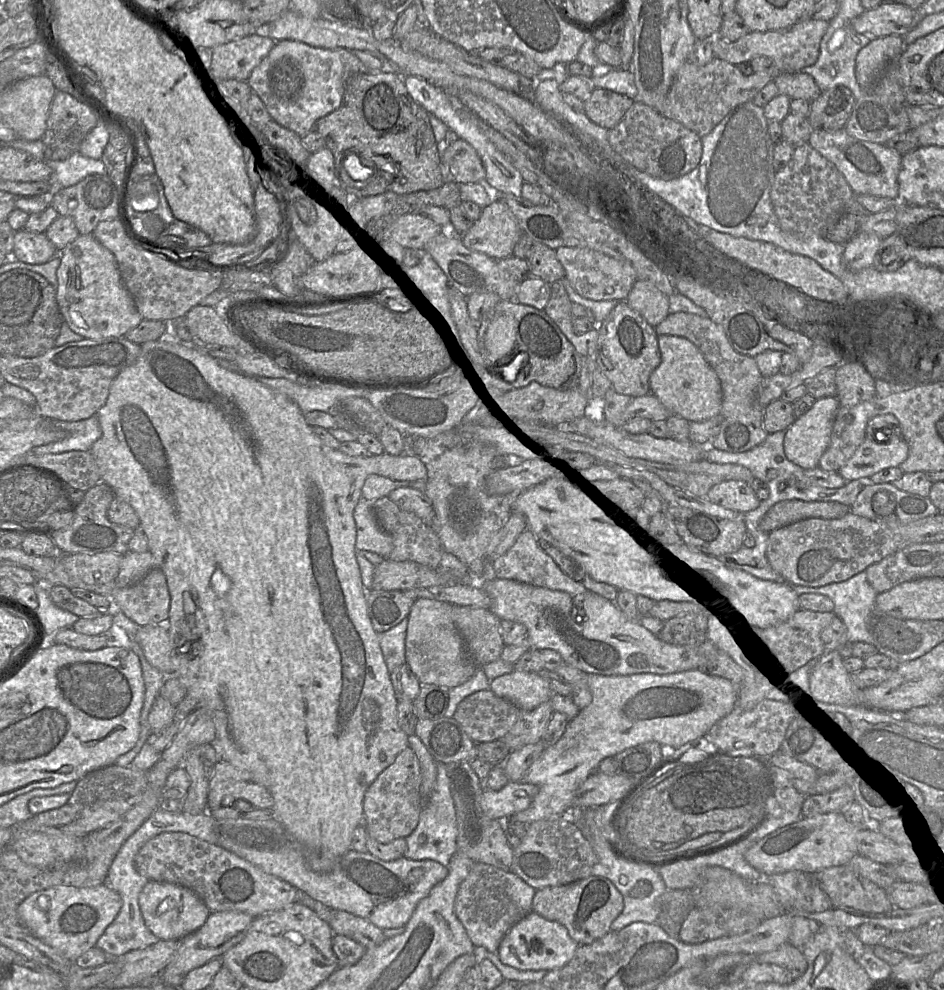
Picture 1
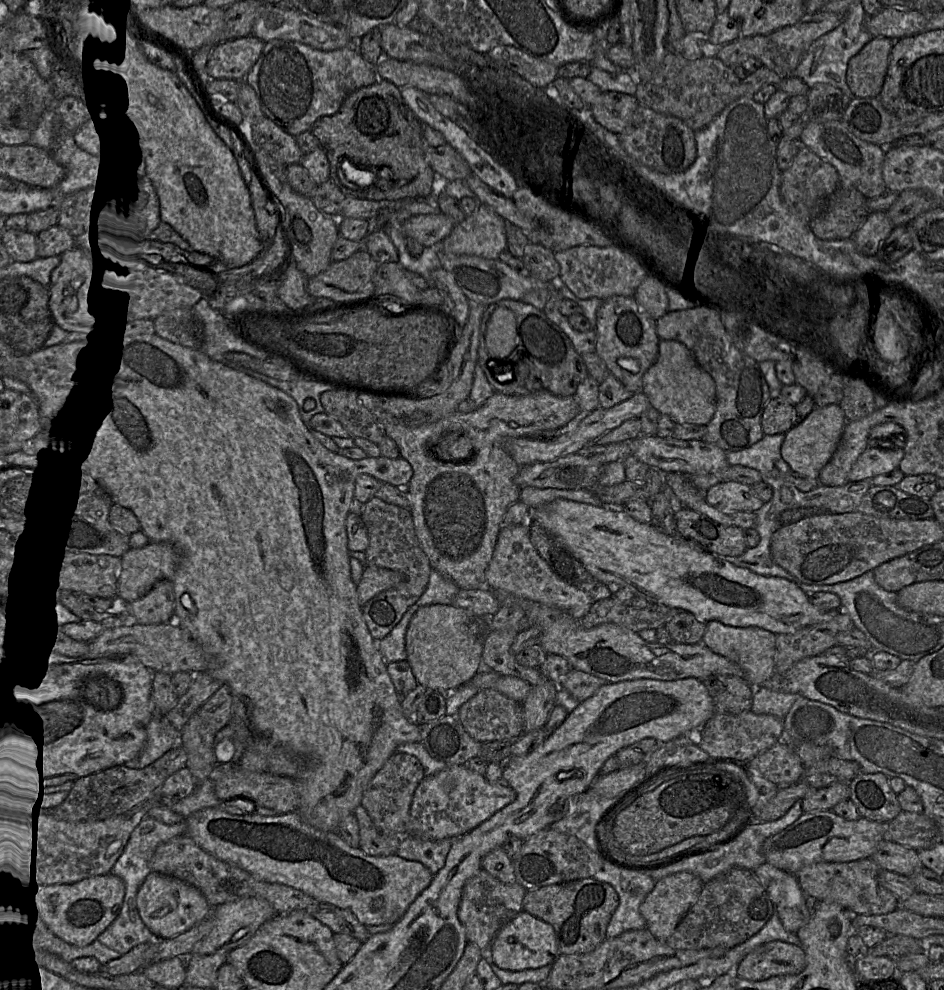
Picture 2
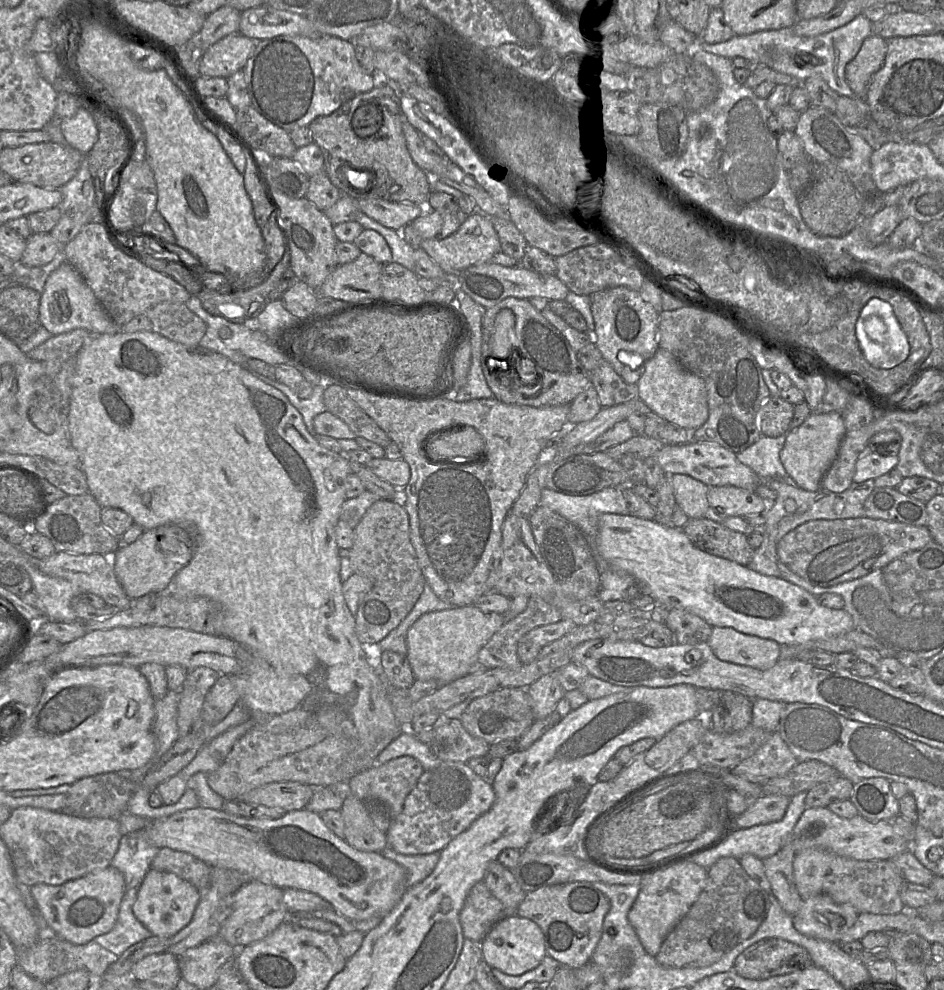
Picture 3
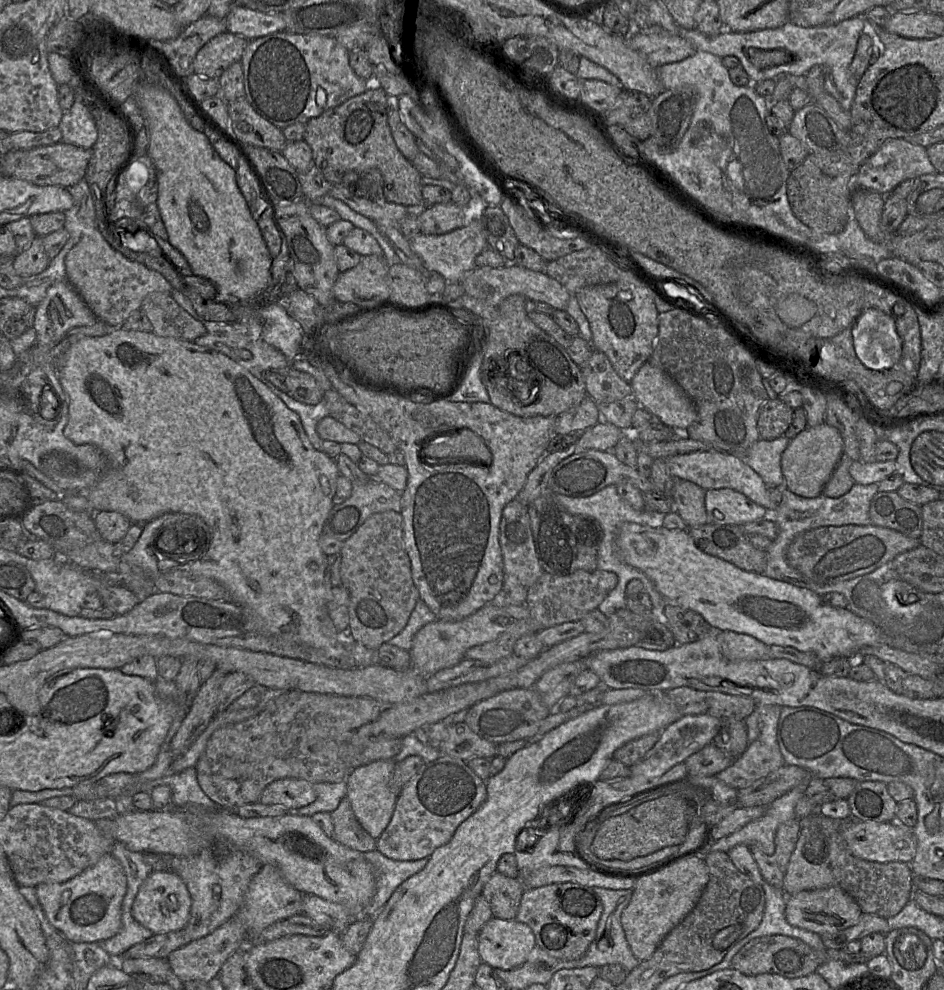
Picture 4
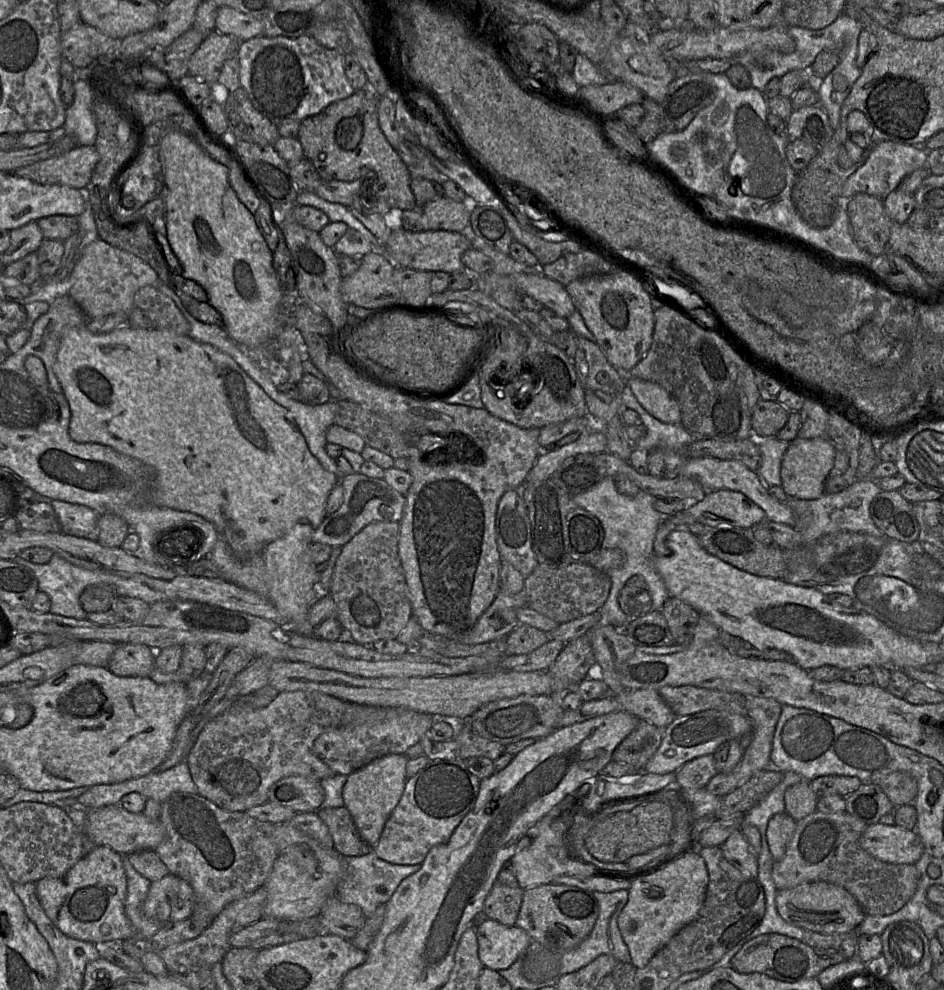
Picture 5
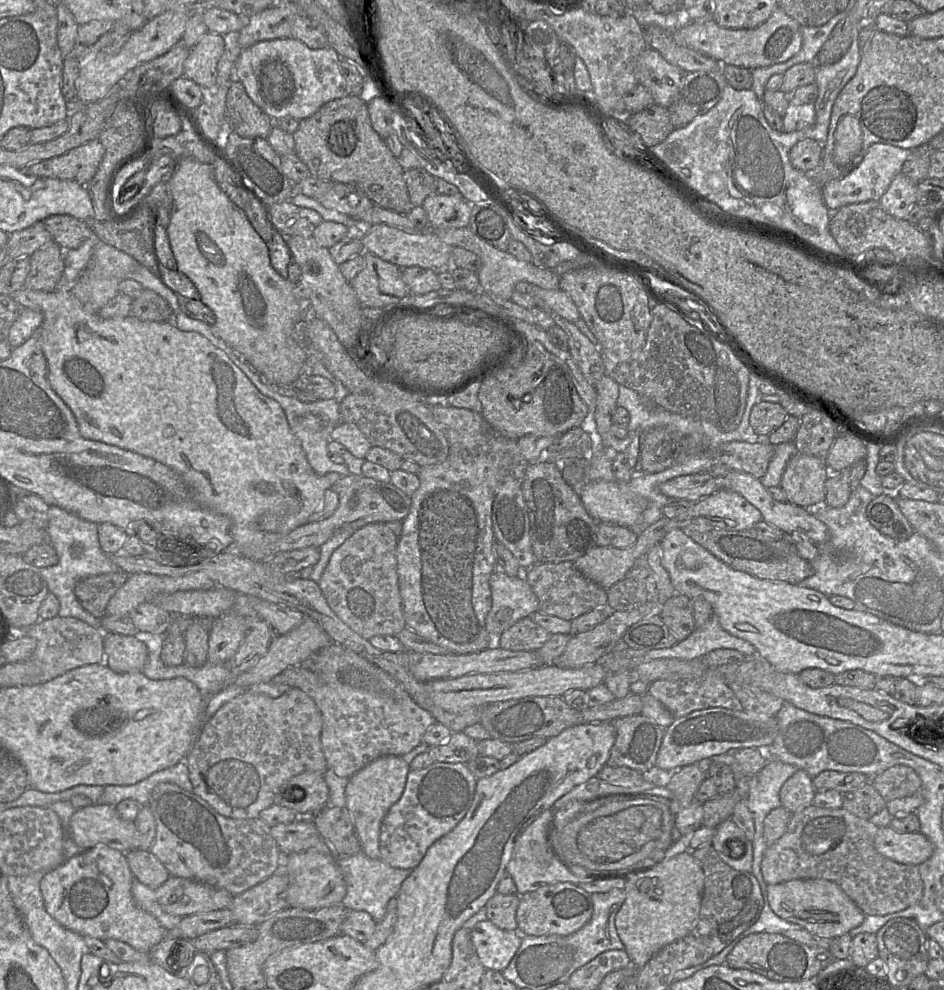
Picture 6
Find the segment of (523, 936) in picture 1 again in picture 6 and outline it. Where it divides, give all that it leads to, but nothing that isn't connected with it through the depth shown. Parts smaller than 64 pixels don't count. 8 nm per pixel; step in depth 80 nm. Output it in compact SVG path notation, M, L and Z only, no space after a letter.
M488 919L472 927L470 936L485 969L499 972L509 965L522 940L518 929L502 930Z

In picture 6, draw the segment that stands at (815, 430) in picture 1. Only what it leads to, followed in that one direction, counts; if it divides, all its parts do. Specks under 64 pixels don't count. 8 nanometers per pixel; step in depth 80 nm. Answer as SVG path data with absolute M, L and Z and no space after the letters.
M797 453L788 462L780 487L787 502L807 508L824 501L830 474L825 458Z

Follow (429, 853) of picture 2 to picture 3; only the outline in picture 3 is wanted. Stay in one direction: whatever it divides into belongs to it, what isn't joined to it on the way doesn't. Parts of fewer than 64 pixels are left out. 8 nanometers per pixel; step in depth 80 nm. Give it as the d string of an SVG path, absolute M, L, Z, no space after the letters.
M389 847L380 851L385 858L393 860L406 870L406 888L427 878L436 867L440 853L433 852L421 855L405 855L395 852Z

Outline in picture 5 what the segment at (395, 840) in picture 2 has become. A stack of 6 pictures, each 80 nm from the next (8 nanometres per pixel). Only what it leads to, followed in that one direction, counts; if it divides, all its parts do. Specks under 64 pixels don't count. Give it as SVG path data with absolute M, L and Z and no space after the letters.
M345 806L321 809L317 811L317 815L328 827L334 849L343 857L361 856L372 850L360 837Z

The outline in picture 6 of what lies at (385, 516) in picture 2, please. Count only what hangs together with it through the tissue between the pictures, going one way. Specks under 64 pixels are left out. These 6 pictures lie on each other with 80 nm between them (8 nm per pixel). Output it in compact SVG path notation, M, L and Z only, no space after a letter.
M388 522L357 529L332 553L318 581L332 611L367 640L373 636L396 636L406 628L397 573L398 538Z

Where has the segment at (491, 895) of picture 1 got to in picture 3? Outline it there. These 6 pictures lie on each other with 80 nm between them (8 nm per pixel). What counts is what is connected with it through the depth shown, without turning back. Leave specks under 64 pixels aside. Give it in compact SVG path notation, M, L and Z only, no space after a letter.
M484 880L476 883L459 916L464 938L481 943L493 926L505 917L503 904L492 895Z

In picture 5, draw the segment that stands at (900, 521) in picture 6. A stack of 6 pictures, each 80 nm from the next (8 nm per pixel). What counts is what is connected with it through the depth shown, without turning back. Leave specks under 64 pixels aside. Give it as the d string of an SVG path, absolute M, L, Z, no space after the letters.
M899 491L880 492L869 508L871 519L887 539L913 543L919 536L919 524L913 511L913 504L904 499Z

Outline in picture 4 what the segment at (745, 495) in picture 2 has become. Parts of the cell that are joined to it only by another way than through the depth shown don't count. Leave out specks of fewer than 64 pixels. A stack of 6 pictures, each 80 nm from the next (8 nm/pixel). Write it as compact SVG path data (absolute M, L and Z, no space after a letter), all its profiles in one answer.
M730 488L706 490L707 522L714 525L736 525L761 520L768 510L744 494Z

